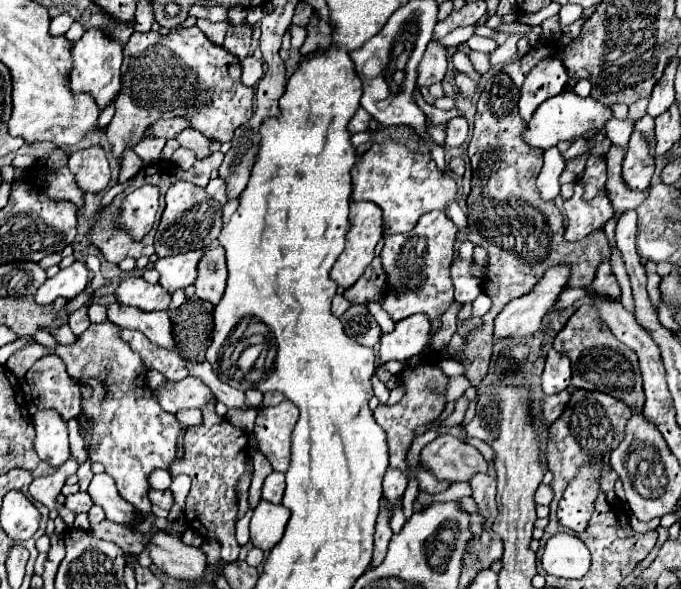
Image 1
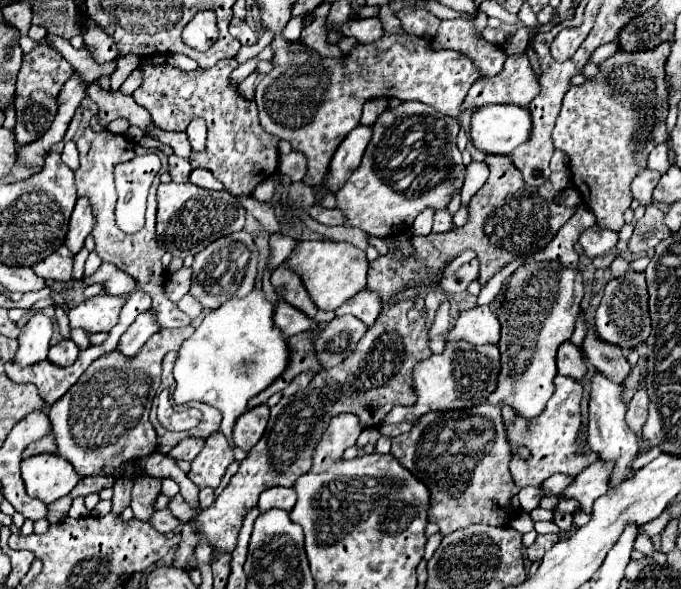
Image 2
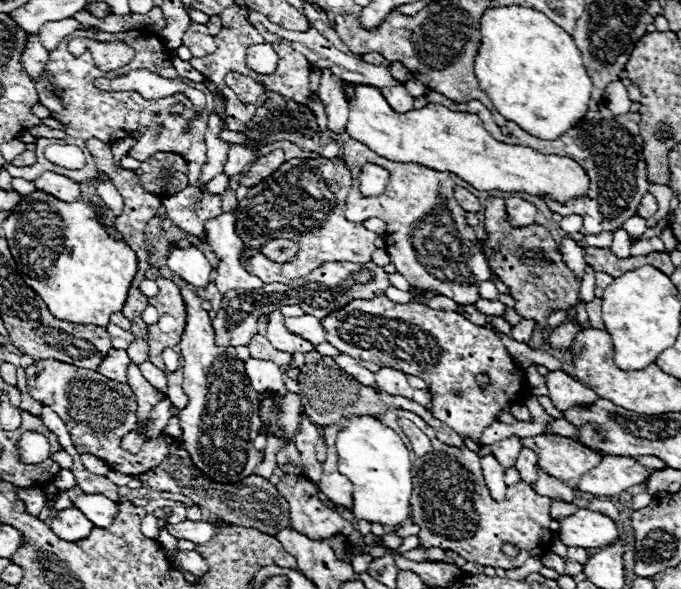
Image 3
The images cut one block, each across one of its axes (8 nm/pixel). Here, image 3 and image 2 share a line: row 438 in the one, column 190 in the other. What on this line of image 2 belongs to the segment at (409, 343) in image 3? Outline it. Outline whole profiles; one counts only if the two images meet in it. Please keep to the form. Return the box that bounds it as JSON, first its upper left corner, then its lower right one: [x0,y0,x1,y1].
[188,434,234,488]

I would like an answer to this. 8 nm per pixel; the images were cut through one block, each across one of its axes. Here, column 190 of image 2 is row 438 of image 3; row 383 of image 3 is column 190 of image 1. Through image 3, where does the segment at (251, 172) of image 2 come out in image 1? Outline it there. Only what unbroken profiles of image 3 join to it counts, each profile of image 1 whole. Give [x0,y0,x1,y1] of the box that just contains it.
[104,28,254,162]

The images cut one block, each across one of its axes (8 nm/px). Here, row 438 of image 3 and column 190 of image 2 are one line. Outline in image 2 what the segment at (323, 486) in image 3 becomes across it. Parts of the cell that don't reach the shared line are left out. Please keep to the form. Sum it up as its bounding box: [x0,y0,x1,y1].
[50,326,194,474]

